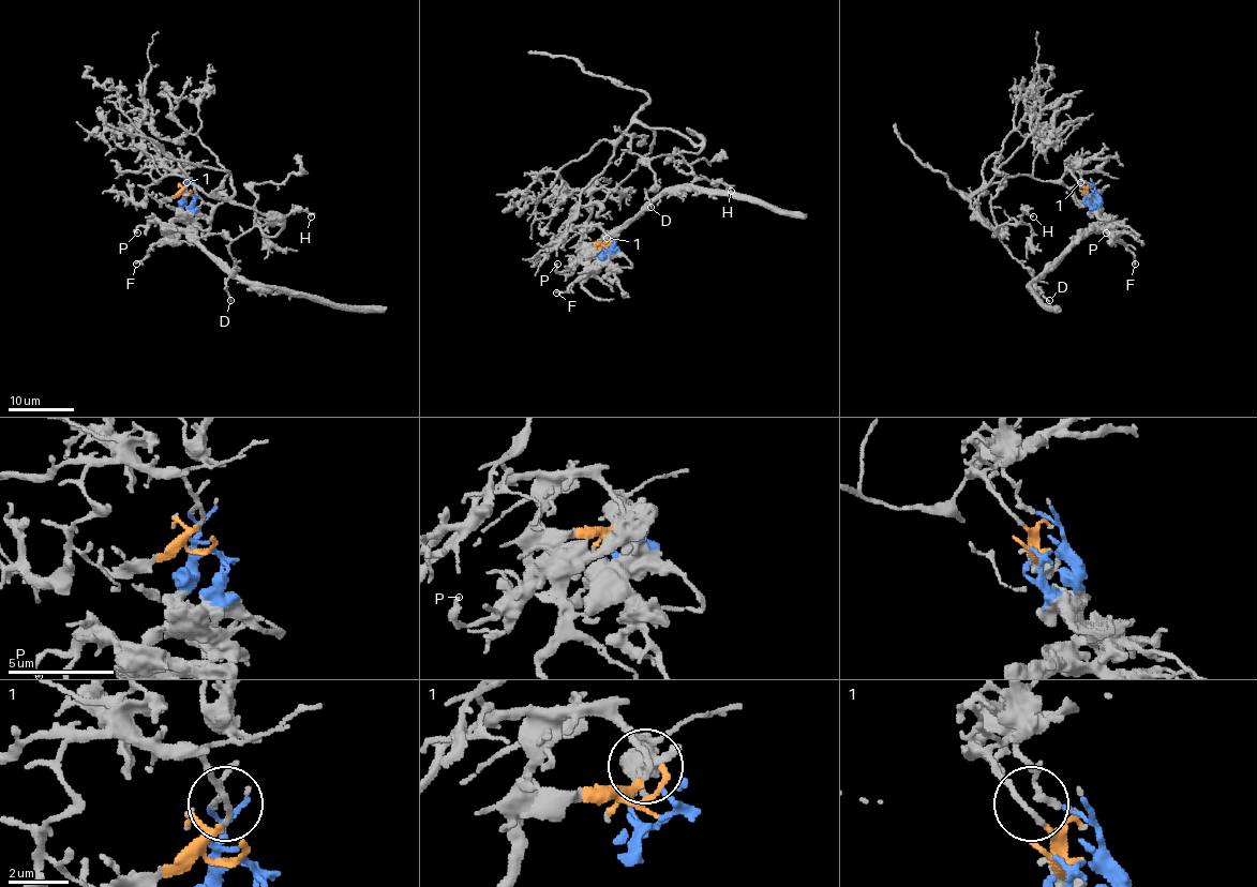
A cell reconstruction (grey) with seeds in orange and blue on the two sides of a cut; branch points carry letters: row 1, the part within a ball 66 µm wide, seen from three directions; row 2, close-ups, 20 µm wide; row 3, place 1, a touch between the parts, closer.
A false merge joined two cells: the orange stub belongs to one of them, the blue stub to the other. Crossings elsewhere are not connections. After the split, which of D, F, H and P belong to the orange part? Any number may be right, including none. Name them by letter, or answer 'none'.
D, H

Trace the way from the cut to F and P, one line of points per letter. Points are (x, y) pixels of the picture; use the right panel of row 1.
F: (1091, 194), (1097, 199), (1101, 213), (1107, 221), (1108, 234), (1133, 255), (1135, 262)
P: (1091, 194), (1107, 221), (1104, 230), (1102, 227), (1107, 222), (1113, 225), (1105, 234)

